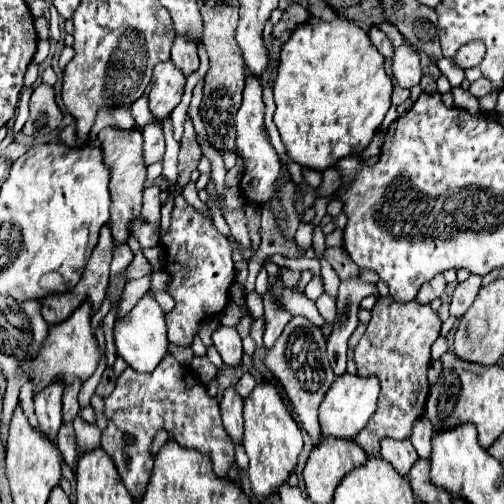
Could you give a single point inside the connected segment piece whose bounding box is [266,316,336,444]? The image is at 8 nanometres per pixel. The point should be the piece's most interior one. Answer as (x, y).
(298, 359)

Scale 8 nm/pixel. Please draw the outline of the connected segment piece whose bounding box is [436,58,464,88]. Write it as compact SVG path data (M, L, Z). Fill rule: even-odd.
M442 58L442 60L436 62L436 66L438 66L440 72L450 80L452 88L462 84L462 80L464 80L464 68L460 68L454 60L450 60L450 58Z

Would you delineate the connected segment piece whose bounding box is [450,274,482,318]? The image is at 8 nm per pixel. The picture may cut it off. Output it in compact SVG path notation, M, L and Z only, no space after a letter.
M471 274L468 280L460 282L452 294L452 302L450 302L450 316L454 318L460 318L468 306L474 302L478 290L482 286L482 276Z

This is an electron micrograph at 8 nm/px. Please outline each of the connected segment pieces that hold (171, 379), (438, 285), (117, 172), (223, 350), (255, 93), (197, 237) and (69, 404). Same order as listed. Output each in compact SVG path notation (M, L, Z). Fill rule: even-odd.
M170 352L150 374L126 368L126 372L116 380L116 390L108 398L104 398L104 402L108 428L102 432L102 448L114 460L126 488L132 492L132 498L136 502L144 496L150 480L154 466L151 444L158 430L170 430L174 432L174 438L180 446L196 448L208 454L212 458L216 476L226 478L228 468L234 462L234 442L224 432L218 400L210 398L206 387L200 383L195 373L189 367L180 366L180 362L170 356ZM124 434L134 436L132 446L126 446L126 442L122 440Z
M438 274L438 276L434 276L430 282L422 284L422 288L420 288L416 300L422 302L422 304L432 302L434 298L440 298L440 296L444 294L444 290L446 290L446 280L444 280L442 274Z
M108 126L98 134L98 142L104 150L104 162L110 166L112 178L110 178L110 194L112 194L112 204L110 204L110 228L116 244L126 242L130 224L142 208L142 188L146 182L146 164L142 160L142 130L132 128L132 130L122 130L116 126Z
M218 326L212 334L212 342L214 348L218 350L218 354L222 356L226 366L240 366L242 360L242 340L236 332L236 328L228 328L228 326Z
M246 76L246 88L242 106L236 112L236 148L240 158L244 160L244 174L240 180L240 190L248 202L266 204L274 194L274 180L280 174L280 160L270 144L268 130L264 126L264 100L262 100L262 84L258 76Z
M176 196L170 230L162 238L162 246L166 254L166 270L172 274L168 294L176 302L174 310L166 314L168 340L178 346L190 346L202 318L220 312L228 302L228 288L234 282L230 244L204 214L194 210L182 196Z
M76 380L72 384L66 384L64 388L64 396L62 396L62 414L64 414L64 422L70 424L74 420L74 416L80 412L80 406L78 406L78 394L80 394L80 388L82 388L82 382Z

